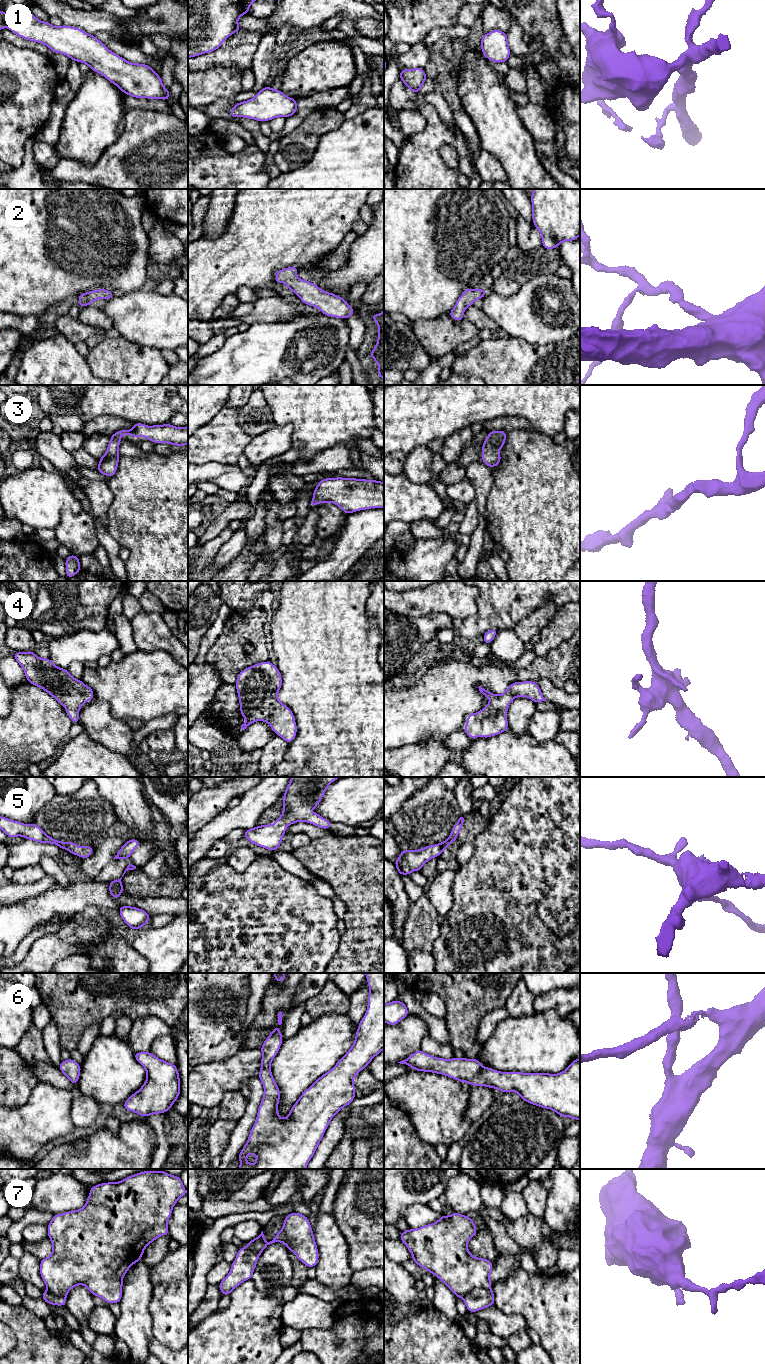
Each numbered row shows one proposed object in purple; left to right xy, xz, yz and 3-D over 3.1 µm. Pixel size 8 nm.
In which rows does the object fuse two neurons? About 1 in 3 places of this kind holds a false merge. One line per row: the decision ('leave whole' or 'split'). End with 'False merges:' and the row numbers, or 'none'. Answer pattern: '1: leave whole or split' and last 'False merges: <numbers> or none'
1: leave whole
2: leave whole
3: leave whole
4: leave whole
5: leave whole
6: leave whole
7: split
False merges: 7

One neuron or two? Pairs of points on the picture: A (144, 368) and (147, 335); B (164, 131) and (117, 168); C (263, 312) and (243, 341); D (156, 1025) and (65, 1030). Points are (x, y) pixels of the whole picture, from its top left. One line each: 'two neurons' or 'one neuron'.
A: two neurons
B: one neuron
C: two neurons
D: two neurons

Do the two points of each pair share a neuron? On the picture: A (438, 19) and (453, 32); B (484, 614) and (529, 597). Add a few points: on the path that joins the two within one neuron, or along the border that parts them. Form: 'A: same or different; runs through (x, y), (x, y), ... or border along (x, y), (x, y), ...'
A: different; border along (457, 23), (446, 27), (436, 27), (426, 36)
B: same; runs through (495, 610), (503, 602), (518, 602)

